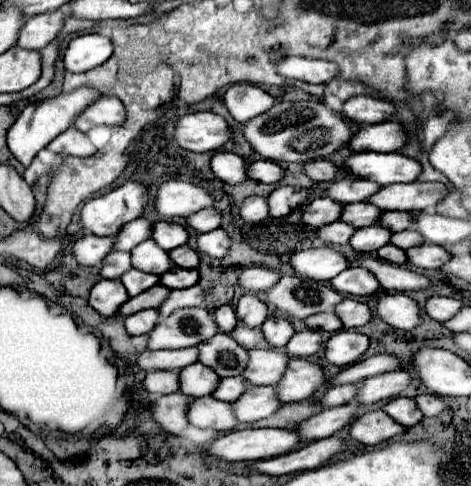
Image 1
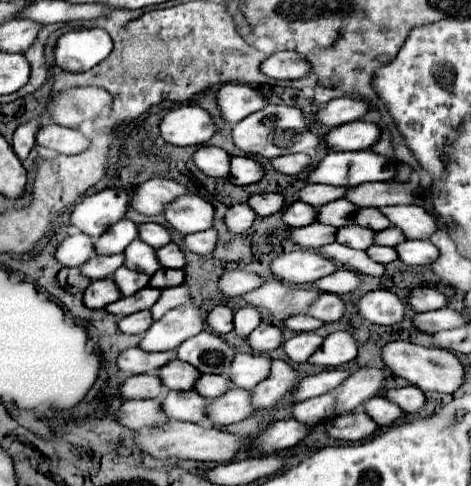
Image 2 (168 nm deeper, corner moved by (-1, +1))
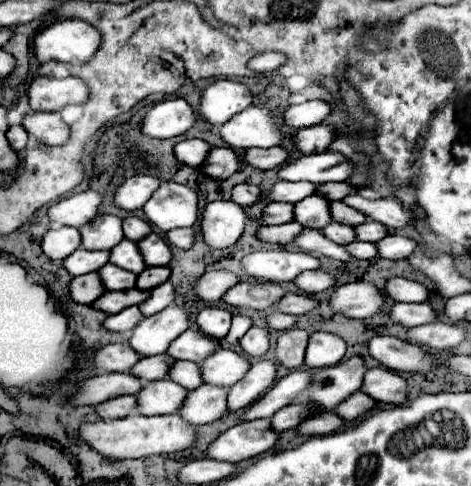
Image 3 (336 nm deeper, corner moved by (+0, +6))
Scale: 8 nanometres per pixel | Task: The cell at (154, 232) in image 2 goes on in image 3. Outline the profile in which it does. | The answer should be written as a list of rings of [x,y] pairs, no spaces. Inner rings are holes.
[[[136,216],[124,218],[122,230],[124,230],[124,236],[126,236],[128,240],[132,240],[132,242],[138,242],[138,240],[142,240],[144,236],[148,236],[148,234],[152,232],[150,226],[148,226],[148,222],[146,222],[146,220],[140,220],[140,218],[136,218]]]

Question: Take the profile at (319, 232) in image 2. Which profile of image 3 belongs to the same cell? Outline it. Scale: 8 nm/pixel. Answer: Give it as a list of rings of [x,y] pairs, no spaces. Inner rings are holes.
[[[286,222],[286,224],[280,224],[280,226],[262,226],[262,228],[258,228],[256,236],[258,236],[260,242],[286,246],[286,244],[290,244],[302,230],[304,230],[302,224],[298,224],[298,222]]]

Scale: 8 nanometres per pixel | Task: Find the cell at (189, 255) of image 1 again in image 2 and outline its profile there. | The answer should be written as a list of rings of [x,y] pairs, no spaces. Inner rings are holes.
[[[167,243],[165,247],[157,249],[157,259],[163,267],[169,267],[169,269],[183,269],[187,265],[183,249],[175,243]]]

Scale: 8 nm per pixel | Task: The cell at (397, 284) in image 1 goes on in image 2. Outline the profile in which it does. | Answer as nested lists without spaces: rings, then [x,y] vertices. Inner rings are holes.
[[[331,243],[331,245],[325,245],[317,251],[327,259],[333,259],[333,261],[337,259],[337,263],[341,263],[343,267],[349,267],[353,271],[361,271],[371,277],[385,277],[387,275],[385,267],[371,261],[371,257],[367,257],[365,251],[357,251],[347,245],[341,245],[341,243]]]

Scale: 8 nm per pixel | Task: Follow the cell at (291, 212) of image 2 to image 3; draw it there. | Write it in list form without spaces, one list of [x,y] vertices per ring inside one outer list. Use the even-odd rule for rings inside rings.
[[[270,202],[270,204],[264,206],[260,222],[262,222],[264,226],[268,226],[268,224],[286,224],[286,222],[290,222],[292,218],[294,218],[294,214],[292,214],[292,204]]]

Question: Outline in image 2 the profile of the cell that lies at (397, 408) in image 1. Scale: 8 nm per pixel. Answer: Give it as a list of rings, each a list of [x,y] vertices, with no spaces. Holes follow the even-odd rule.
[[[373,397],[373,399],[369,399],[365,405],[363,405],[363,409],[367,411],[367,415],[373,419],[373,421],[377,421],[381,427],[385,425],[393,425],[397,419],[401,419],[401,417],[405,417],[403,415],[403,411],[399,409],[399,405],[395,405],[393,401],[387,401],[387,397]]]

